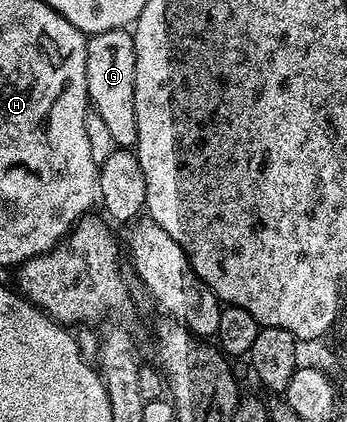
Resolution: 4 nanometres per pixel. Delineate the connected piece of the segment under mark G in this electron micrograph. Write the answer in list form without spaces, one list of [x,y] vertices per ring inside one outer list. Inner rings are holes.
[[[112,29],[108,33],[96,33],[86,41],[86,80],[88,81],[88,103],[96,113],[100,113],[105,127],[112,133],[112,141],[119,148],[130,149],[138,142],[136,133],[136,49],[134,36],[126,29]]]

